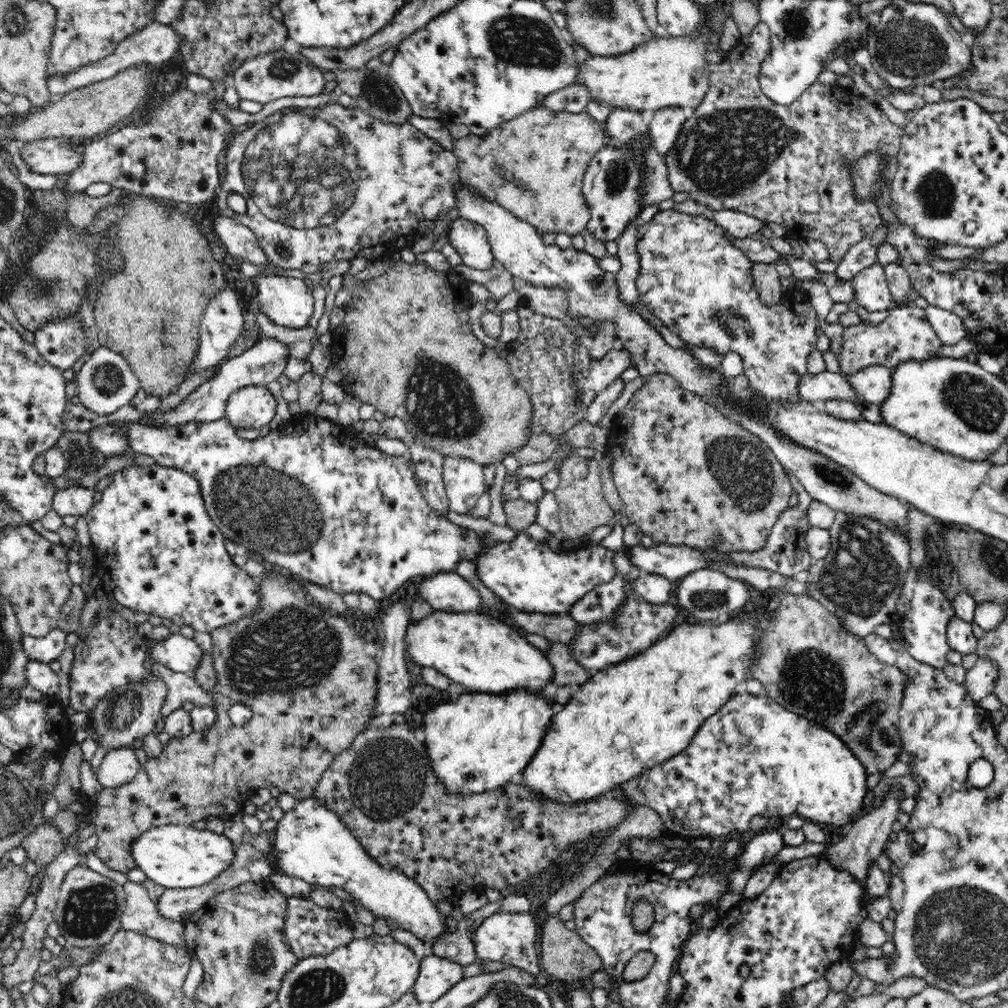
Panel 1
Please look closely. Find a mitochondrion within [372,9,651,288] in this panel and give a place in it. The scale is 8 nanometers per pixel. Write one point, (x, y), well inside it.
(525, 42)

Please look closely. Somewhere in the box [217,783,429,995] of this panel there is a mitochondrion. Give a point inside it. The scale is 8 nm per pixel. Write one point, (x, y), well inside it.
(262, 957)

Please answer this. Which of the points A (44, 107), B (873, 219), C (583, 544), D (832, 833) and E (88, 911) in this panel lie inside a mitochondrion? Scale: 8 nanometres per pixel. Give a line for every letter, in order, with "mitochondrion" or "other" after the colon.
A: other
B: other
C: other
D: other
E: mitochondrion

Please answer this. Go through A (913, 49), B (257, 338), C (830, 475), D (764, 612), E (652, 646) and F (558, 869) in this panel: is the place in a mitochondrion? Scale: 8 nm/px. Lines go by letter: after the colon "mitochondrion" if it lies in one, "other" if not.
A: mitochondrion
B: other
C: mitochondrion
D: other
E: other
F: other

